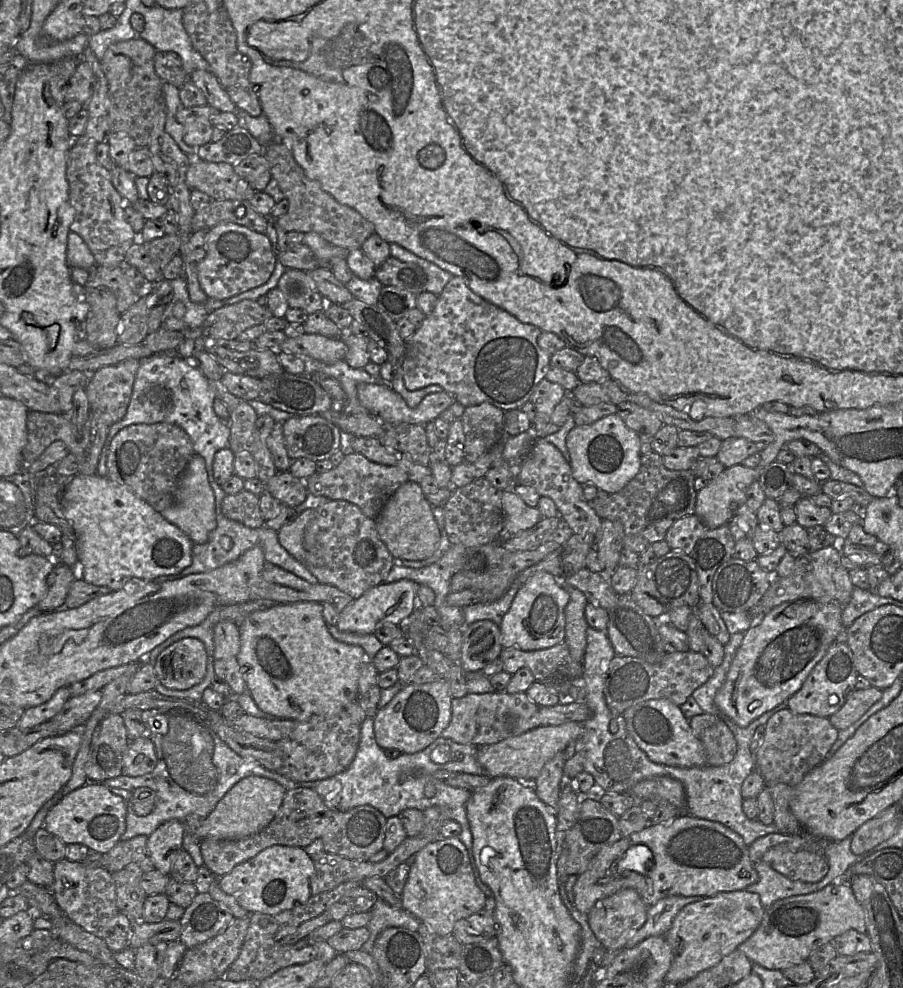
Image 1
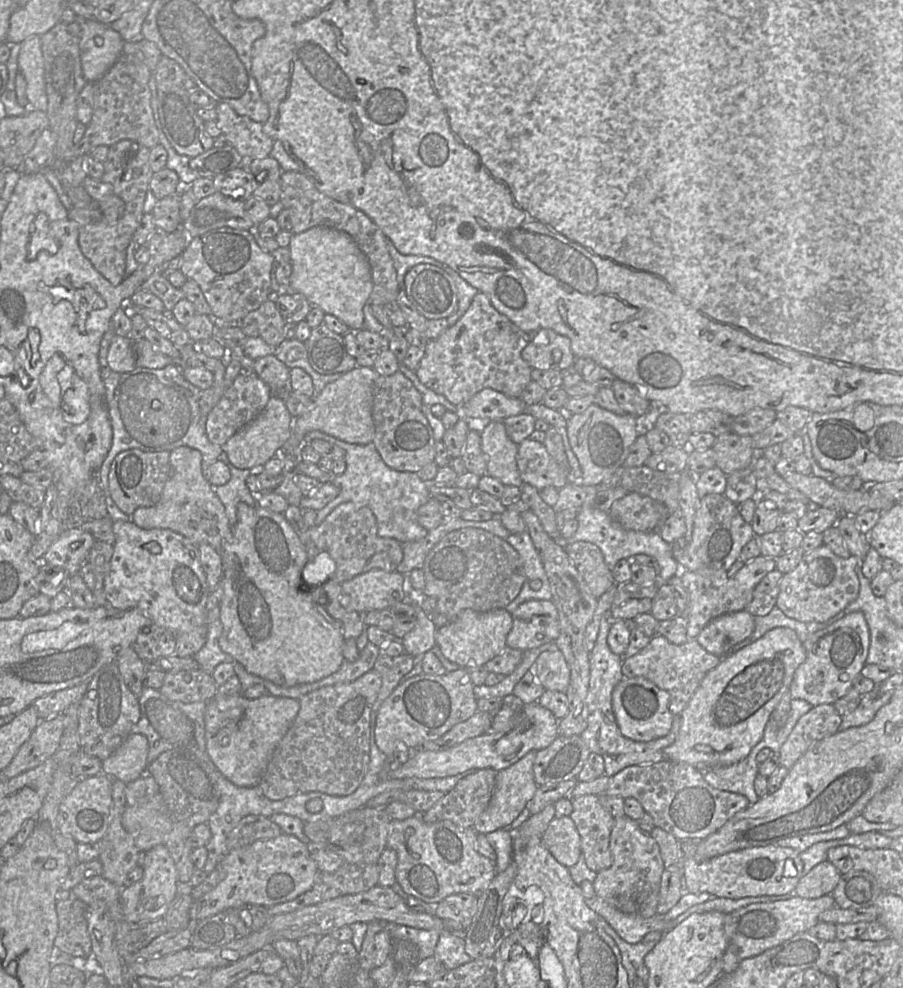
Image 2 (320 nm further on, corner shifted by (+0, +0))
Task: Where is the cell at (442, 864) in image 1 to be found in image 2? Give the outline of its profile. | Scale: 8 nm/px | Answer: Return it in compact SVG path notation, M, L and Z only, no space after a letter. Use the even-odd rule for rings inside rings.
M419 813L405 820L391 820L386 844L397 853L396 882L407 895L433 906L452 894L478 895L494 878L496 868L476 850L477 834L473 828L461 828L450 821L425 823Z

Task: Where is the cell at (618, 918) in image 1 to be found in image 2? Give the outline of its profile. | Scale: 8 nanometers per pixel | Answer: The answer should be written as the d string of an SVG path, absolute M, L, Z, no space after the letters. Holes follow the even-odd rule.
M626 816L614 820L610 835L612 864L597 873L592 882L595 895L614 903L617 897L629 897L636 905L636 914L644 919L656 915L660 880L664 869L660 849L650 833L642 831L637 821Z

